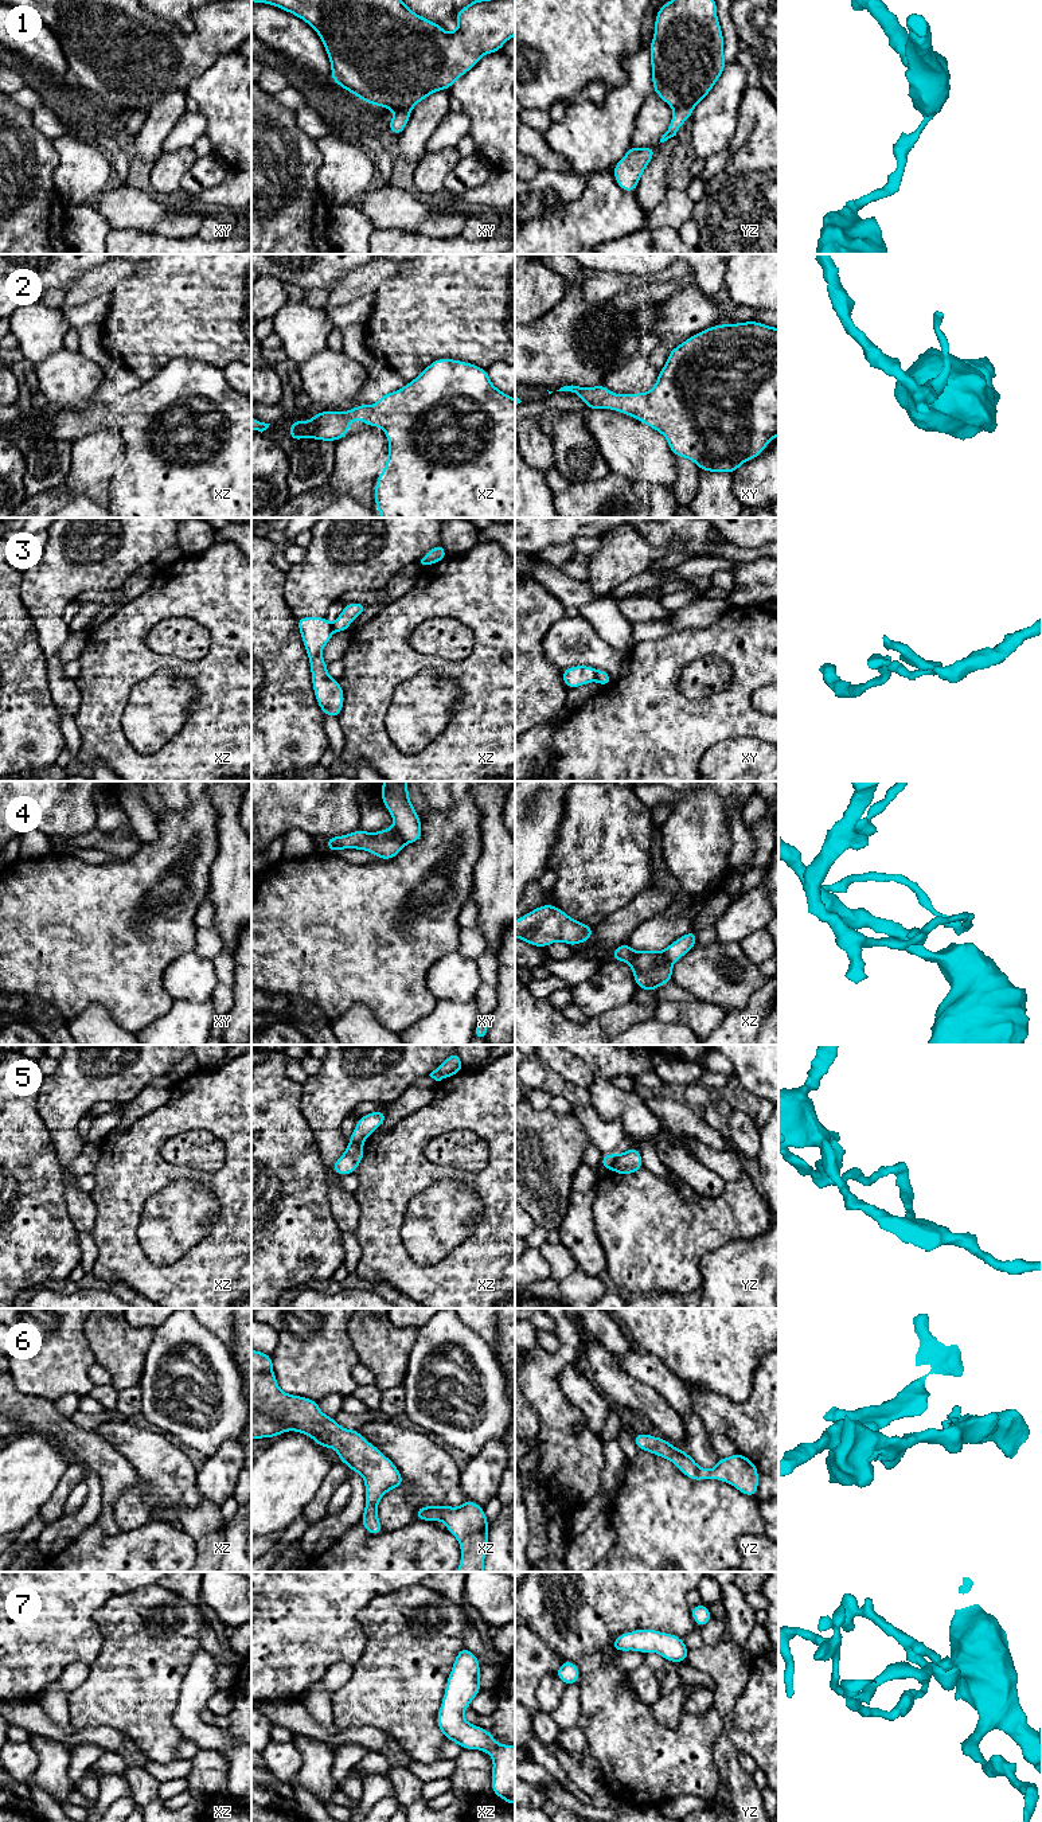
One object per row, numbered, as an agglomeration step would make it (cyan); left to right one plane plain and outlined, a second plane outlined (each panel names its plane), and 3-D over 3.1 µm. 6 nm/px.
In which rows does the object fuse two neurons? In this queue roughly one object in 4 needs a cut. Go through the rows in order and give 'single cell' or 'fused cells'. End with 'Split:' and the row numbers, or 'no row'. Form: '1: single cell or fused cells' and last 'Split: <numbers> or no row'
1: fused cells
2: single cell
3: fused cells
4: fused cells
5: fused cells
6: single cell
7: single cell
Split: 1, 3, 4, 5

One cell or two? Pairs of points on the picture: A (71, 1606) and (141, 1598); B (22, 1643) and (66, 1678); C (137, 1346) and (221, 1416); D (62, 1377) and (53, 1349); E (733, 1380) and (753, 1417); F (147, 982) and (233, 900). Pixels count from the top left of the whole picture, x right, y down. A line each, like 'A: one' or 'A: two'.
A: two
B: two
C: two
D: one
E: two
F: two

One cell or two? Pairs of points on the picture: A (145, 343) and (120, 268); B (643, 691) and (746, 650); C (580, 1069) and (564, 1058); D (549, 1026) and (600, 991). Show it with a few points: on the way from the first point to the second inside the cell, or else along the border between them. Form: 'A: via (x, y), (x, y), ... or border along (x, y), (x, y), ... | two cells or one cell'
A: border along (137, 268), (110, 292) | two cells
B: via (668, 666), (689, 646), (721, 646) | one cell
C: via (576, 1069), (568, 1062) | one cell
D: border along (619, 1006), (589, 1018) | two cells

